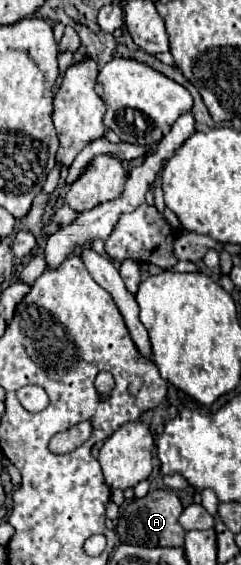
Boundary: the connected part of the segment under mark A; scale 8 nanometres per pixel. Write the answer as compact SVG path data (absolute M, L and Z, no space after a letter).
M156 490L150 492L146 498L132 500L122 516L118 518L116 534L120 542L124 544L134 544L134 546L146 546L146 548L156 548L156 546L182 546L184 544L184 528L178 524L178 518L182 514L182 504L178 496L170 490Z

